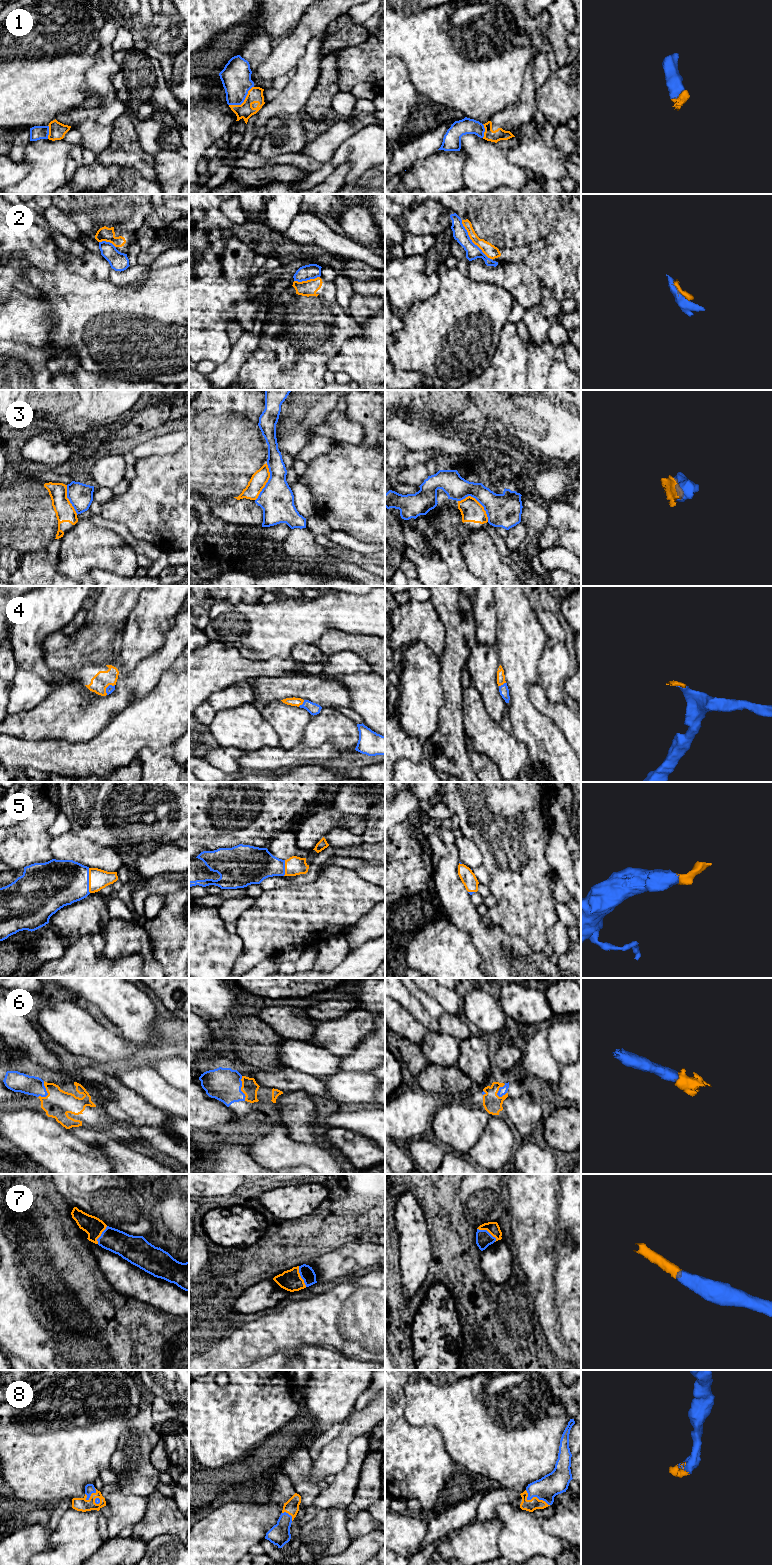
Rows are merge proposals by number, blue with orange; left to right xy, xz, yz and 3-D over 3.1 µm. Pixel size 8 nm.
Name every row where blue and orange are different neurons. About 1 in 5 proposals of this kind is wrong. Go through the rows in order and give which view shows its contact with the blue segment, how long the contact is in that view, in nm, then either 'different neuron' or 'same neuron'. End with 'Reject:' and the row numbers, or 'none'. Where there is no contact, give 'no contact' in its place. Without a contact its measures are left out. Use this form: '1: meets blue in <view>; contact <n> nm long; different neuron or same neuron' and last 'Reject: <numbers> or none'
1: meets blue in xz; contact 260 nm long; same neuron
2: meets blue in yz; contact 420 nm long; different neuron
3: meets blue in yz; contact 300 nm long; different neuron
4: meets blue in xy; contact 110 nm long; same neuron
5: meets blue in xy; contact 200 nm long; same neuron
6: meets blue in xz; contact 200 nm long; same neuron
7: meets blue in yz; contact 190 nm long; same neuron
8: meets blue in yz; contact 240 nm long; same neuron
Reject: 2, 3

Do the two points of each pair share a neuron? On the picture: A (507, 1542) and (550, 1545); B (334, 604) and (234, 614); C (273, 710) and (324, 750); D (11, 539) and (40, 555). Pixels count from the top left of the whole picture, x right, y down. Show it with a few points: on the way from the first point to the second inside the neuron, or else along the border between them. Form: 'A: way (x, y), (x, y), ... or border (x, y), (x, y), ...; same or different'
A: way (518, 1542), (539, 1542); same
B: way (309, 615), (259, 615); same
C: border (301, 742), (287, 749), (279, 746); different
D: way (18, 546), (23, 551), (33, 555); same

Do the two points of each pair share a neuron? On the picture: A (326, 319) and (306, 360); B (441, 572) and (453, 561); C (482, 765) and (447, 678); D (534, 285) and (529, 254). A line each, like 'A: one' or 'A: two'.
A: one
B: two
C: two
D: two

